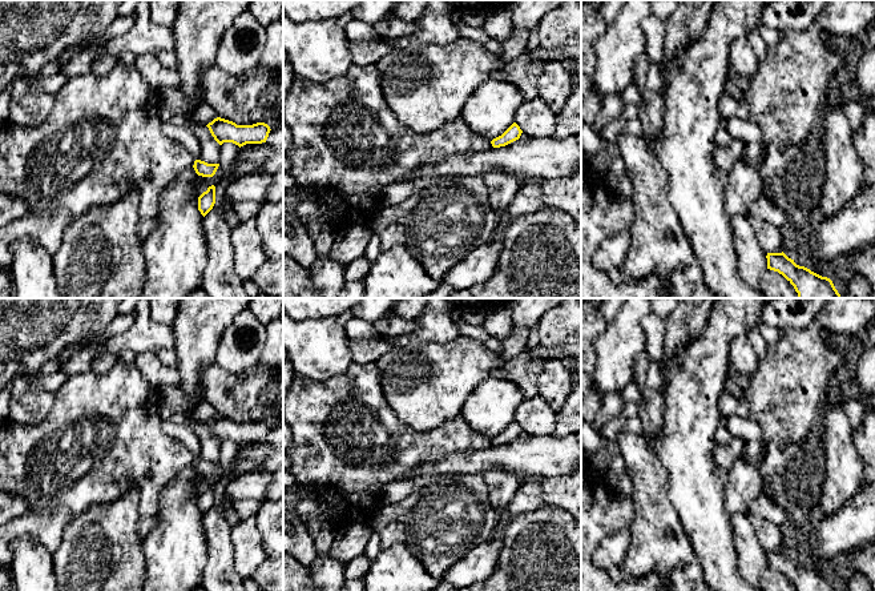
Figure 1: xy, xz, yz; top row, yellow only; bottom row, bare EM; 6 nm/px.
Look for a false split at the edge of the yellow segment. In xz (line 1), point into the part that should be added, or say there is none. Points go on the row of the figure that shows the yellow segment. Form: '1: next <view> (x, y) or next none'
1: next none

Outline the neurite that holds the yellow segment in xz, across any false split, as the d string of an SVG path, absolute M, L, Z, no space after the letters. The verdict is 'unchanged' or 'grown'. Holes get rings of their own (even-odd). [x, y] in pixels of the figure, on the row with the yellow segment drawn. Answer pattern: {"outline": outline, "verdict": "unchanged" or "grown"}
{"outline": "M513 122L501 136L493 138L491 144L493 148L505 146L519 140L521 133L523 130L520 129L520 126L516 122Z", "verdict": "unchanged"}

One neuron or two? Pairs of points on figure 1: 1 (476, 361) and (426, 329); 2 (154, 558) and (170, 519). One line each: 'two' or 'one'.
1: two
2: one

